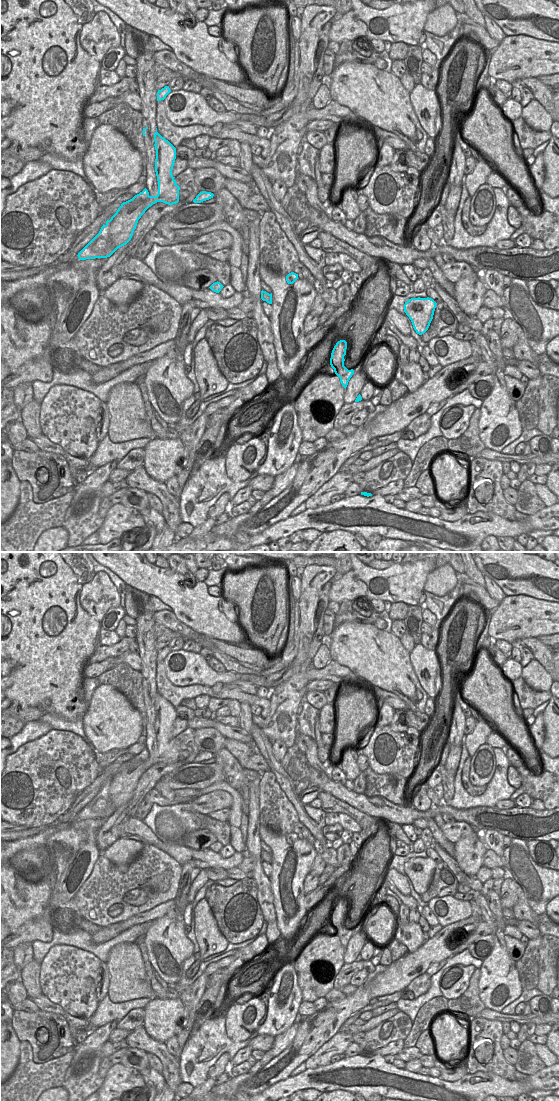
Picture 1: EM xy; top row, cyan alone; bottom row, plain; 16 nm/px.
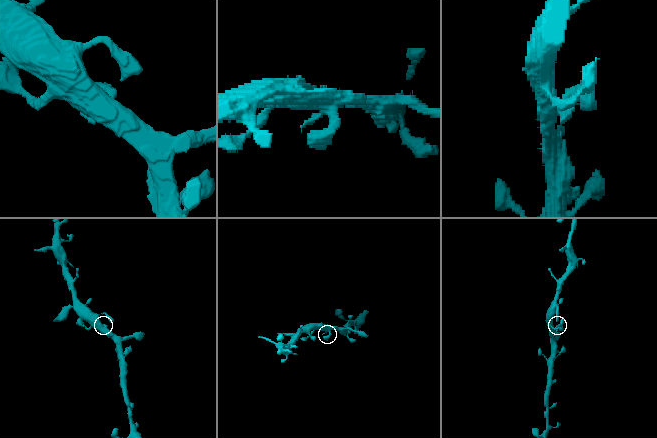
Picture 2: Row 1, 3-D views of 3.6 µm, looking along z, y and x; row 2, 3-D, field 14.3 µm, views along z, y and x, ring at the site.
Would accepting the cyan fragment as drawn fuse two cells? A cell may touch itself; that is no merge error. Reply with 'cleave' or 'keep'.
keep

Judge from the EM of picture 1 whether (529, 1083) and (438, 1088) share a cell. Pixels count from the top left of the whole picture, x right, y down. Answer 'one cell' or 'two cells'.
one cell

